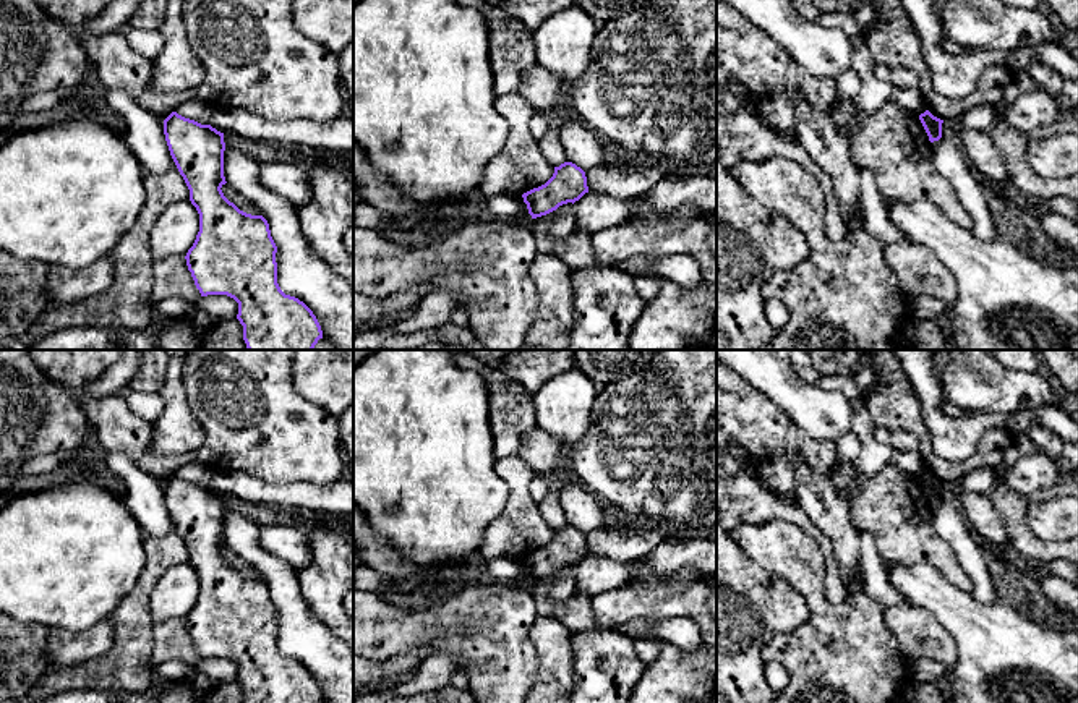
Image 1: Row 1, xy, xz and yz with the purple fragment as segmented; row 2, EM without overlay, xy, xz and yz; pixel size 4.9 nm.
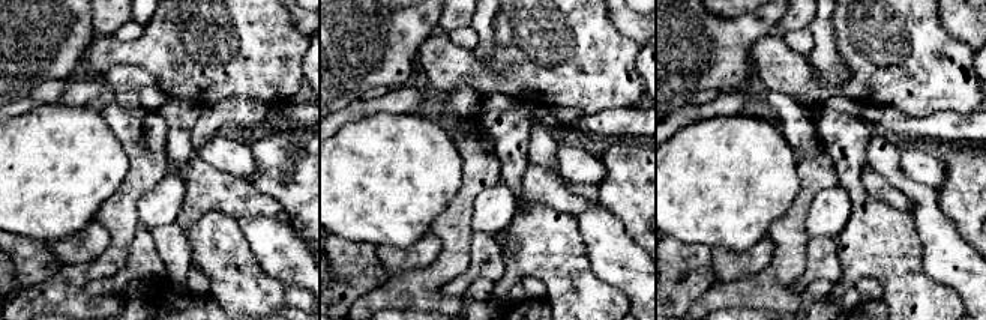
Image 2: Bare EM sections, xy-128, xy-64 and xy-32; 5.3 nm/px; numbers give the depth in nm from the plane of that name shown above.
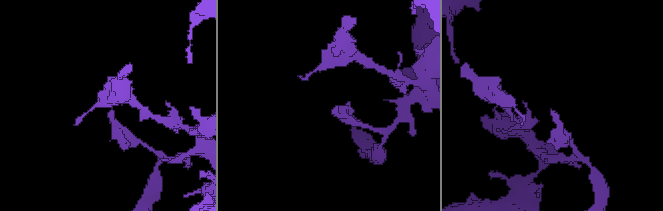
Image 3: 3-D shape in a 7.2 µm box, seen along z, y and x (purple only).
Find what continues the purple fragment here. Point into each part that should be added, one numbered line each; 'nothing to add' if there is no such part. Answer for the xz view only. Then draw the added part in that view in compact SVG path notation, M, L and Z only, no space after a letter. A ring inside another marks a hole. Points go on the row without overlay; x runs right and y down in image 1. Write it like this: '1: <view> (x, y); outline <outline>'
nothing to add

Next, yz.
nothing to add

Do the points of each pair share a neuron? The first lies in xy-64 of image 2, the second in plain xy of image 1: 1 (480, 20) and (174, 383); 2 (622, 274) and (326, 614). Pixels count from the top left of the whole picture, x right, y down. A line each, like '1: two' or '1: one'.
1: one
2: two

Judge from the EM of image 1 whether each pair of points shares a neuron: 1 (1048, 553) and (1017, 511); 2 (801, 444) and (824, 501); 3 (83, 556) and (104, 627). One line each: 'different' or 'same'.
1: same
2: different
3: different

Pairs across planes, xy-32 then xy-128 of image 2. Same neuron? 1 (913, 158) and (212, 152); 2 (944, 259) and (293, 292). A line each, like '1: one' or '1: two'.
1: one
2: two

